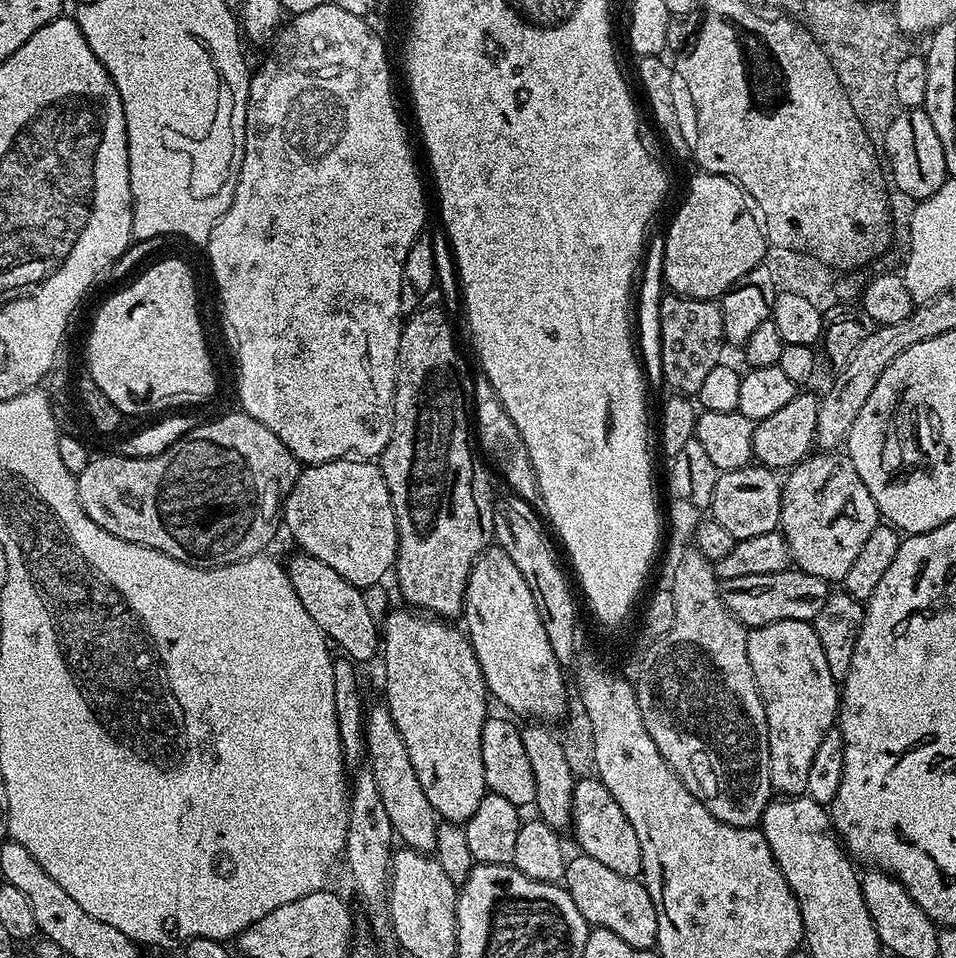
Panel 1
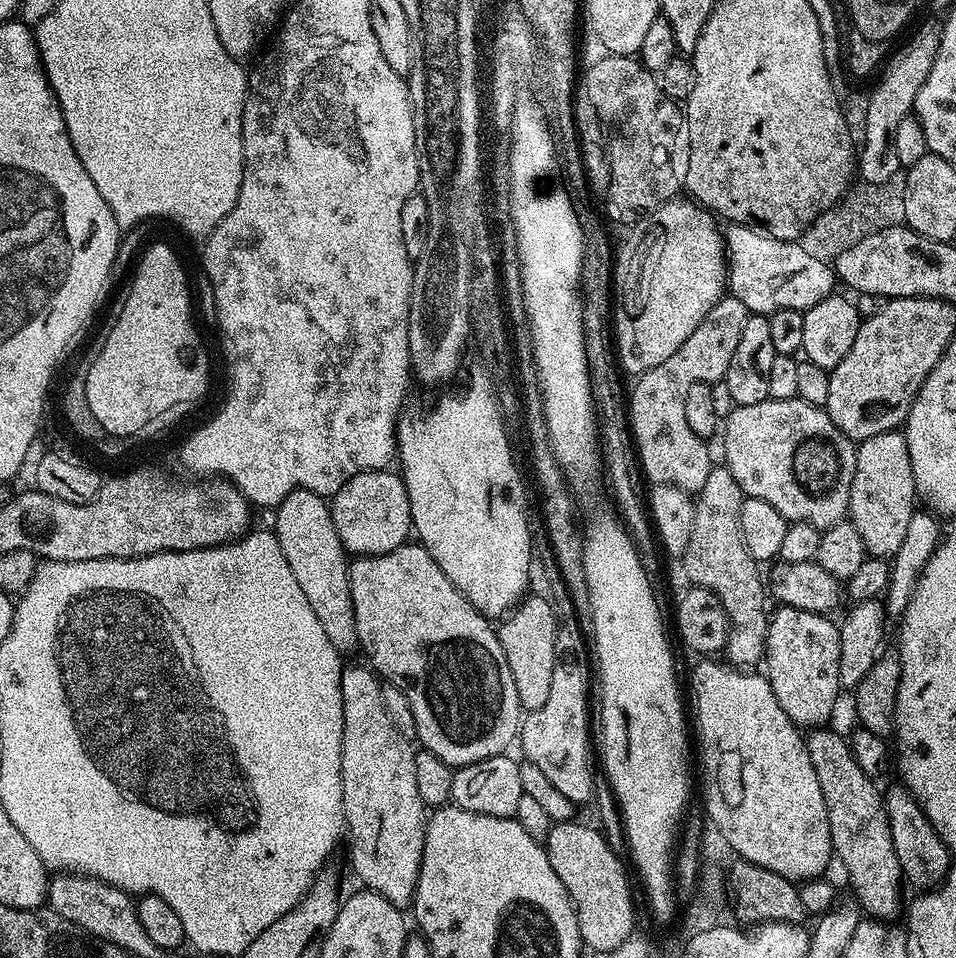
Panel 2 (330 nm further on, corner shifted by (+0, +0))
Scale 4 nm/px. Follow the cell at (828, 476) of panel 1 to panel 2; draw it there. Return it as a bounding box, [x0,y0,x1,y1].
[848,431,917,558]

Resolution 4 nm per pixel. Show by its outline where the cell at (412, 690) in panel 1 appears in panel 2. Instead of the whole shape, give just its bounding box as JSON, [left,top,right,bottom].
[348,542,522,769]

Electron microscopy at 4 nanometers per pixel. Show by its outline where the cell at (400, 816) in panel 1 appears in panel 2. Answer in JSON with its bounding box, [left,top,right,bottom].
[274,488,357,654]

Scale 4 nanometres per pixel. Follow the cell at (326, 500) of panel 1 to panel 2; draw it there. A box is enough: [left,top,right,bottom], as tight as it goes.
[330,470,412,557]

